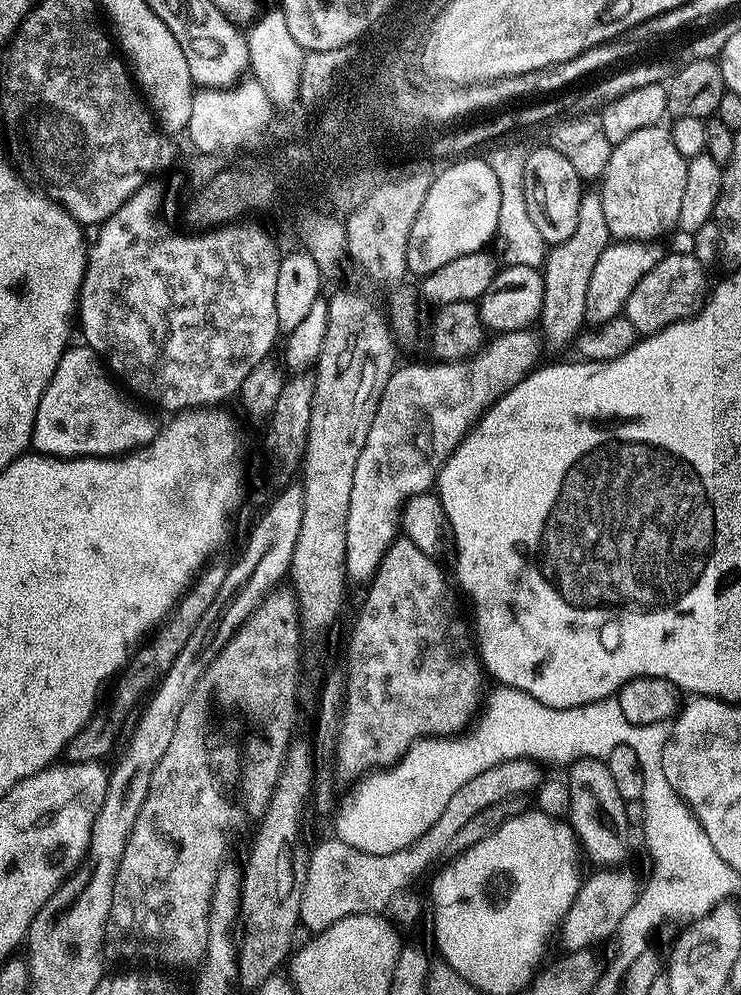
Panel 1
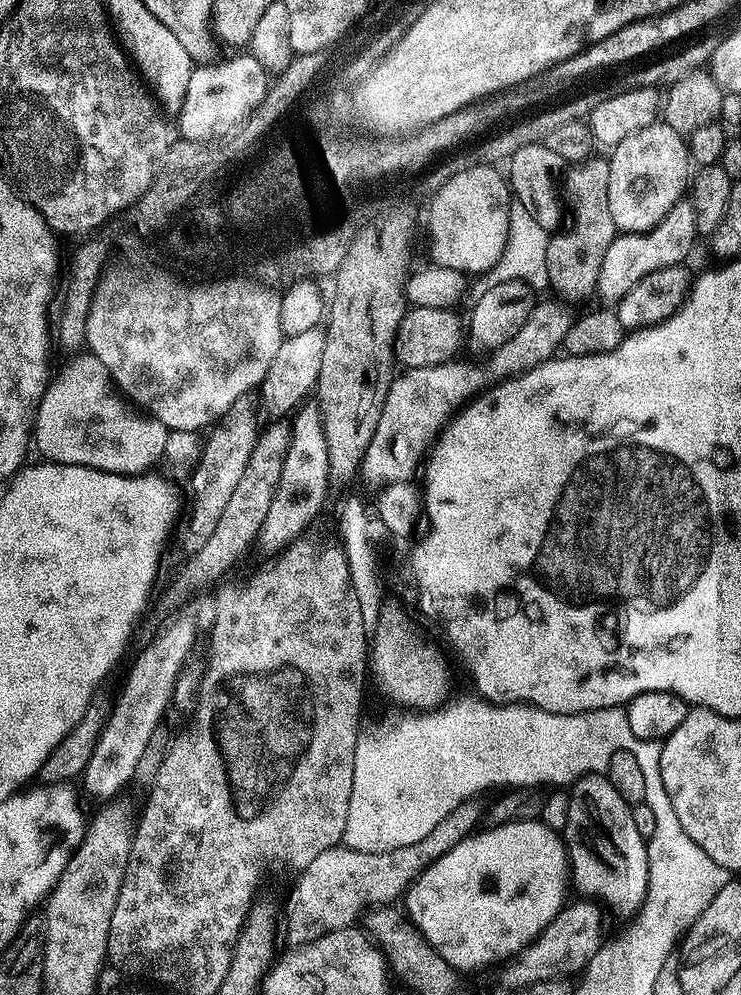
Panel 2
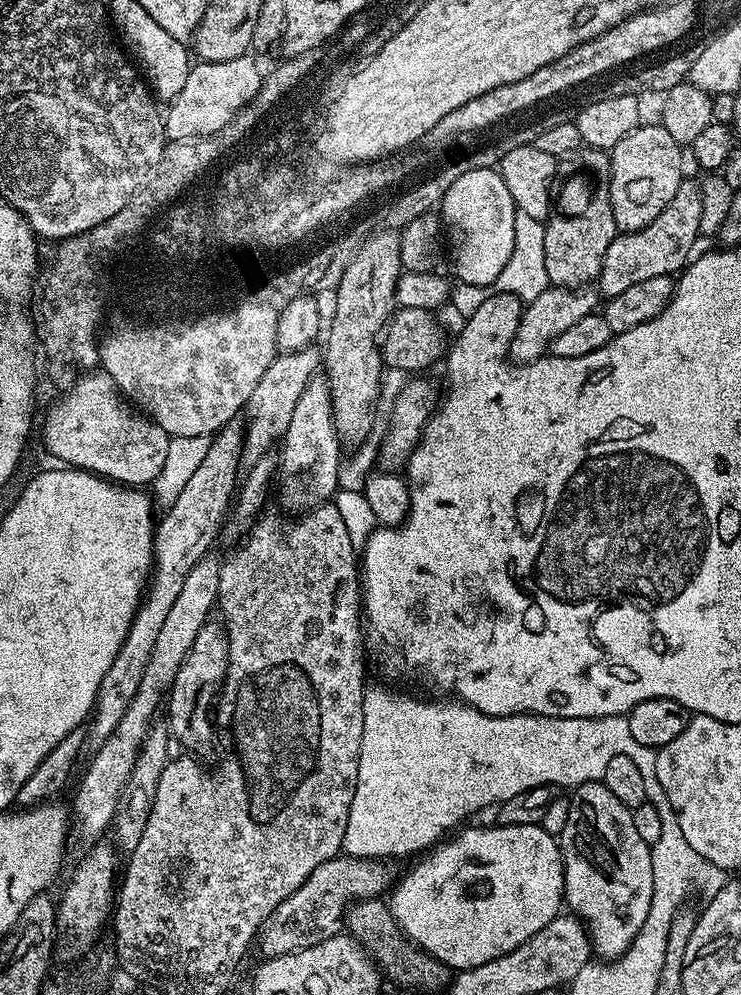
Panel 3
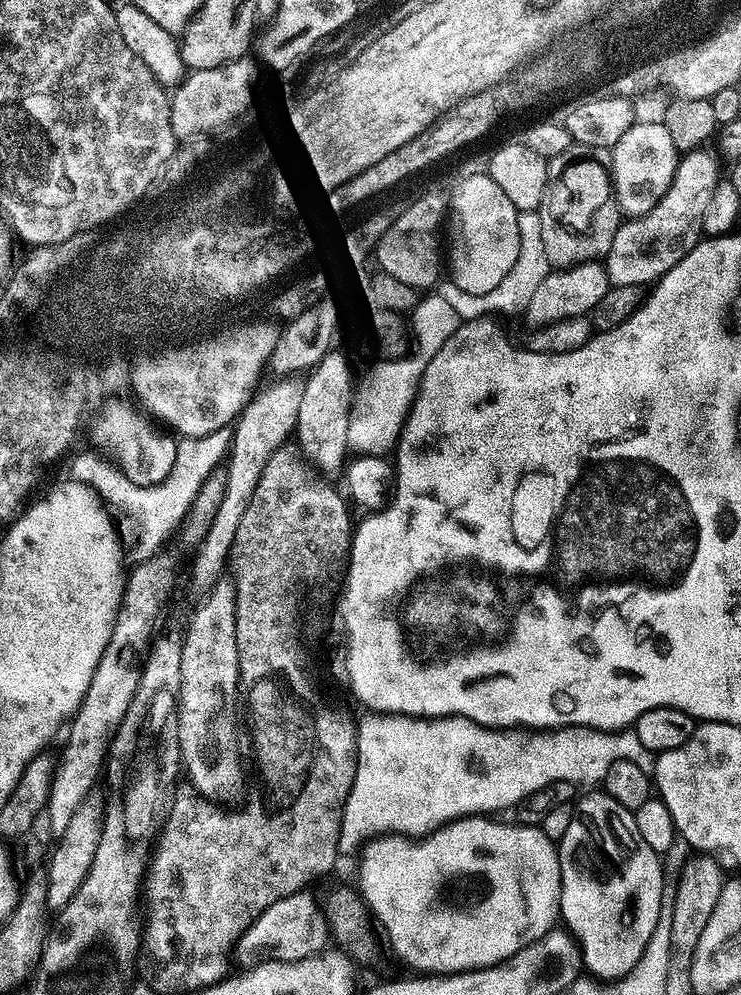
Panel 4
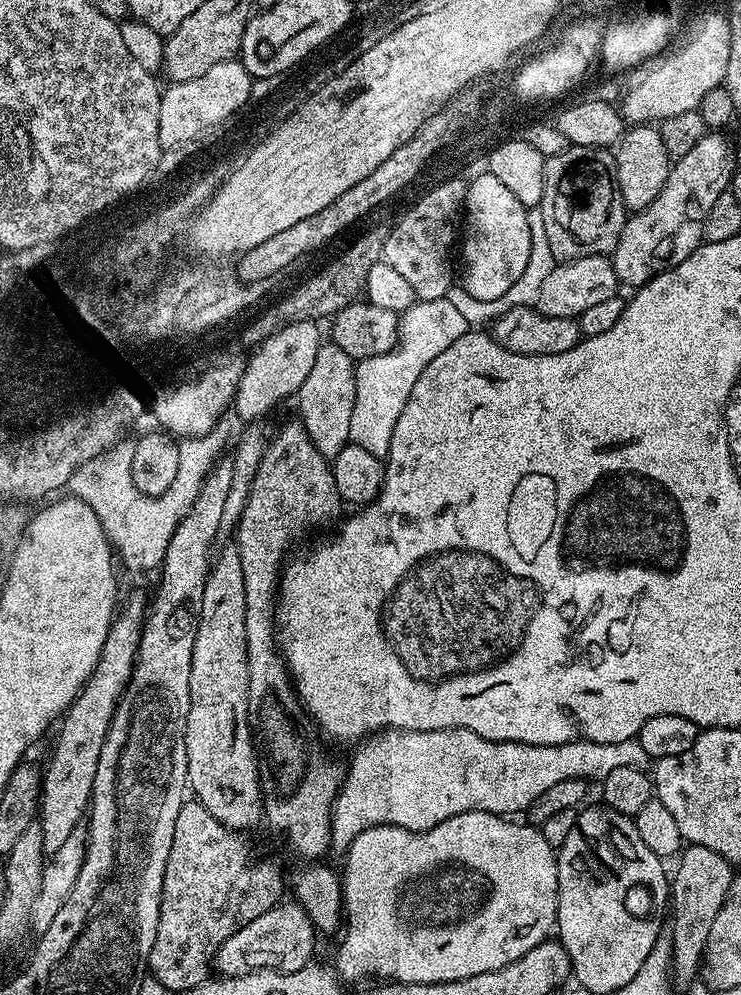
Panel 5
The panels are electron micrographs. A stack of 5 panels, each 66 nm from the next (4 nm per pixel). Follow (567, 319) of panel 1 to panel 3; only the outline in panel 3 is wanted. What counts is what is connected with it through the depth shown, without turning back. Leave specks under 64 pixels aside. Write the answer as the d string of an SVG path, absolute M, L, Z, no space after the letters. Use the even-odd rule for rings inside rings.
M584 150L572 161L572 173L564 181L559 181L554 196L554 211L544 224L545 262L549 285L578 289L591 285L599 277L606 250L618 235L618 229L610 206L608 183L612 161L609 153Z

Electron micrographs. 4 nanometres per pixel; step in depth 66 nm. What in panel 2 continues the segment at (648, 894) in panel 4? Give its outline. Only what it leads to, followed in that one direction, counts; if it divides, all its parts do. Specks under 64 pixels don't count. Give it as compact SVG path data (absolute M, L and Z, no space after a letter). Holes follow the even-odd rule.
M604 774L576 781L568 792L568 801L570 818L562 829L562 839L568 850L571 883L580 894L608 903L623 918L635 916L646 898L648 845L634 826L632 805L614 790Z

